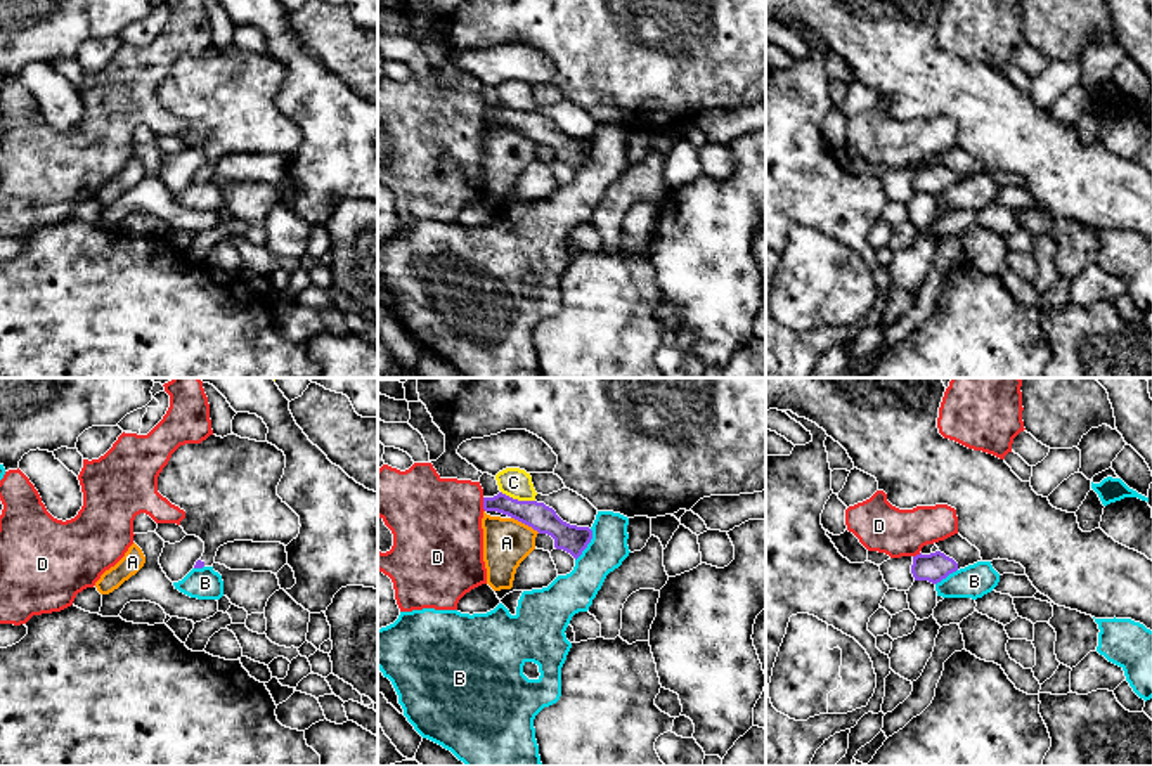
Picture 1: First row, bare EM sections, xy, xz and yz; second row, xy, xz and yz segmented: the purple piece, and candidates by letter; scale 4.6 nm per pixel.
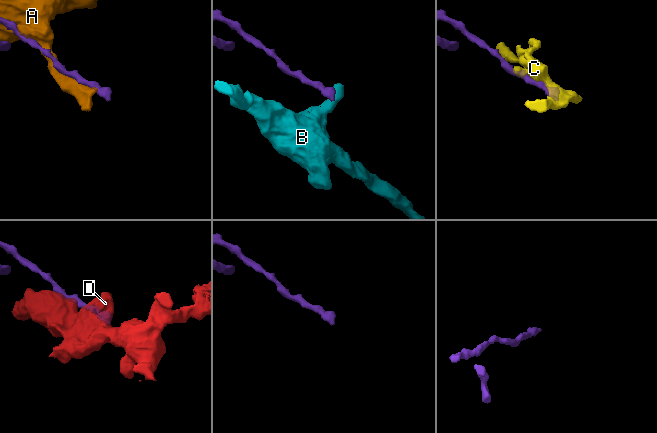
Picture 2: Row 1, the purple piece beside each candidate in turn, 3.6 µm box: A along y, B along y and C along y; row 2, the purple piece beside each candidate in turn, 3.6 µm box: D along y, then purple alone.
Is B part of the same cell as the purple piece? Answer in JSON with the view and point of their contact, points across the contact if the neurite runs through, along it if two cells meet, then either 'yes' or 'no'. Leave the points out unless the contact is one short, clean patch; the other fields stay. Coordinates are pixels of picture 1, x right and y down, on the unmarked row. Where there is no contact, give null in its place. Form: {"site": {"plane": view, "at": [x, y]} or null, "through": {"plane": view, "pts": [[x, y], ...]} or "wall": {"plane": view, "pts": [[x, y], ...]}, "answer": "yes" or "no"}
{"site": {"plane": "xz", "at": [588, 155]}, "wall": {"plane": "xz", "pts": [[591, 141], [591, 151], [576, 172]]}, "answer": "no"}

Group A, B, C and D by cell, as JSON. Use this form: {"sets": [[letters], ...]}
{"sets": [["A"], ["B"], ["C"], ["D"]]}

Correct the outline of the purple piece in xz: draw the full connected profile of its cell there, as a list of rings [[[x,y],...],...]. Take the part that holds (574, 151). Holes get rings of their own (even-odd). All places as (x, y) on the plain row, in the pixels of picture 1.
[[[499,104],[494,109],[483,109],[483,121],[508,127],[539,146],[551,147],[554,151],[554,159],[570,165],[575,172],[592,151],[592,142],[589,139],[577,139],[563,133],[556,123],[544,114],[518,113]]]

